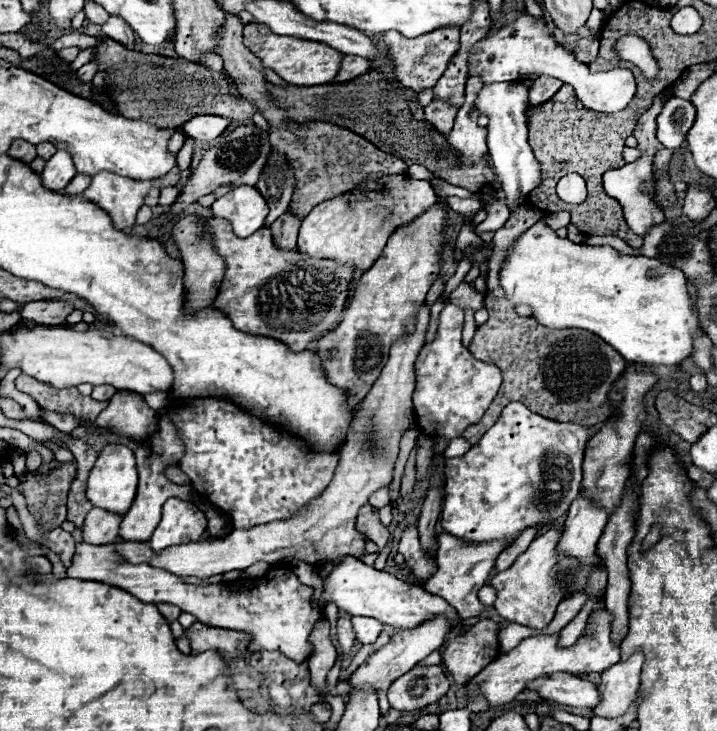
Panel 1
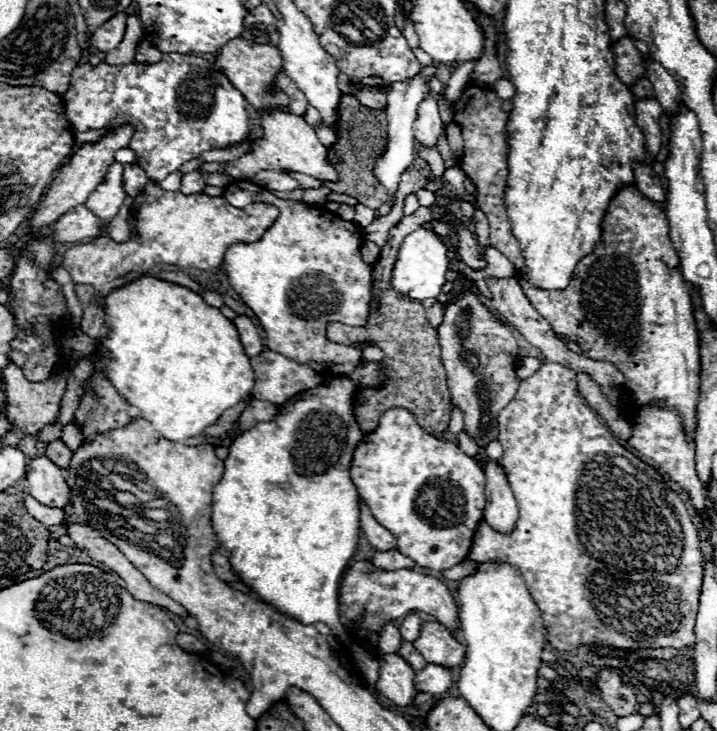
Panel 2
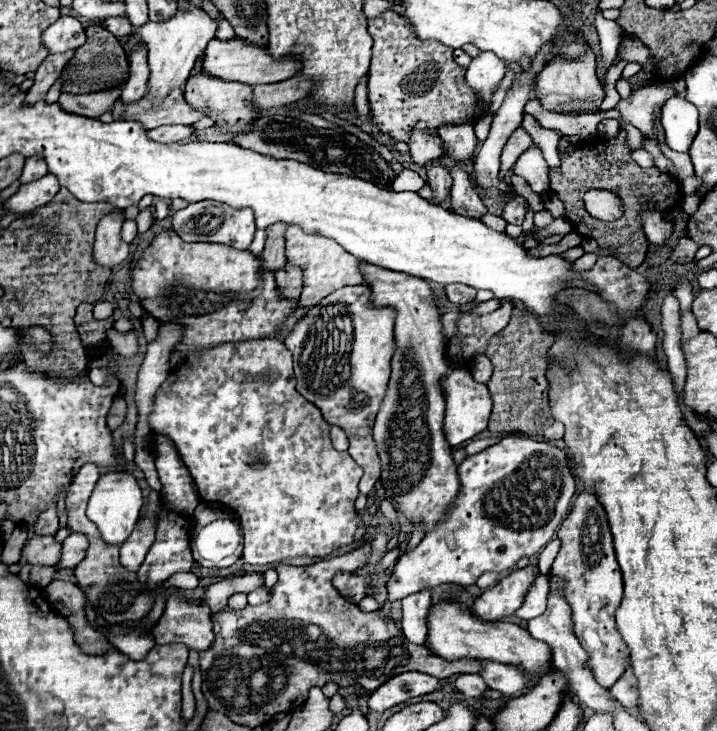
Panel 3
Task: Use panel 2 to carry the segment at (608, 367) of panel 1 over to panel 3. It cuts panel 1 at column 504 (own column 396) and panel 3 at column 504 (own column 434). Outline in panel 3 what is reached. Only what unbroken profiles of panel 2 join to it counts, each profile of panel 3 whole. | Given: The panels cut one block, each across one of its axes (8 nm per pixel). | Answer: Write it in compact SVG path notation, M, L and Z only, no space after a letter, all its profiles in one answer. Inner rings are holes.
M512 190L512 200L504 206L504 214L502 218L508 222L508 224L516 224L520 226L524 222L524 216L526 216L526 200L522 196L518 196L514 190ZM514 308L508 326L490 340L486 356L494 364L494 374L488 382L494 406L488 430L494 436L508 432L524 432L530 436L542 436L546 440L560 440L564 436L564 426L550 414L548 382L544 376L548 368L546 354L552 342L554 336L540 326L538 318L530 312L522 314L518 308Z

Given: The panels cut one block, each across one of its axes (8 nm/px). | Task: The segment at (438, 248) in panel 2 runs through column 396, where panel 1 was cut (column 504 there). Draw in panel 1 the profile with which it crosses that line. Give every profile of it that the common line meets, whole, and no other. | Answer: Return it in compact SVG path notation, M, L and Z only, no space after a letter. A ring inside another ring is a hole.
M538 220L532 228L526 230L526 234L520 234L514 242L514 246L510 246L510 254L506 254L502 266L500 266L500 284L506 292L506 298L518 306L518 304L528 304L532 308L532 316L546 328L554 328L554 330L562 330L562 328L580 328L580 330L588 330L594 332L596 336L600 336L604 342L608 342L610 346L614 346L624 358L626 362L642 362L642 364L666 364L666 366L674 366L680 364L682 360L686 360L692 354L692 342L696 336L696 326L698 326L698 318L694 316L692 310L692 300L686 292L686 276L682 274L682 270L674 270L674 266L666 266L664 262L658 262L654 258L646 258L646 256L626 256L620 254L618 250L610 248L610 246L586 246L586 244L574 244L568 238L558 238L556 232L552 228L548 228L544 224L544 220Z

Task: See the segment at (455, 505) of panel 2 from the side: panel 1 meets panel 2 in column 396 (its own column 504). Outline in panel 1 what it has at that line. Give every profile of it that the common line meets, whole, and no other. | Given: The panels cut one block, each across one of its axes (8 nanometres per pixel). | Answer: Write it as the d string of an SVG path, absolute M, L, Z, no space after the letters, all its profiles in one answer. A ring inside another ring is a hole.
M510 402L496 424L464 456L446 460L446 496L440 514L444 530L466 544L502 540L512 544L526 528L546 528L570 510L570 502L580 494L582 458L590 438L590 428L572 422L554 422L530 412L522 402Z

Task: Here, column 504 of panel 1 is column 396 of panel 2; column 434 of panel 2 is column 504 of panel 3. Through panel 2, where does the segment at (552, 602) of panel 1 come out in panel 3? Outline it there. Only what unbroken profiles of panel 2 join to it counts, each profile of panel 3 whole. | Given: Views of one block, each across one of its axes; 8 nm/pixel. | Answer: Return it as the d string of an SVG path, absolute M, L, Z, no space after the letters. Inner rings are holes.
M526 566L518 572L512 572L508 578L500 580L494 588L484 592L470 608L470 614L478 616L484 622L498 622L506 616L512 616L524 602L526 590L534 582L534 568Z

